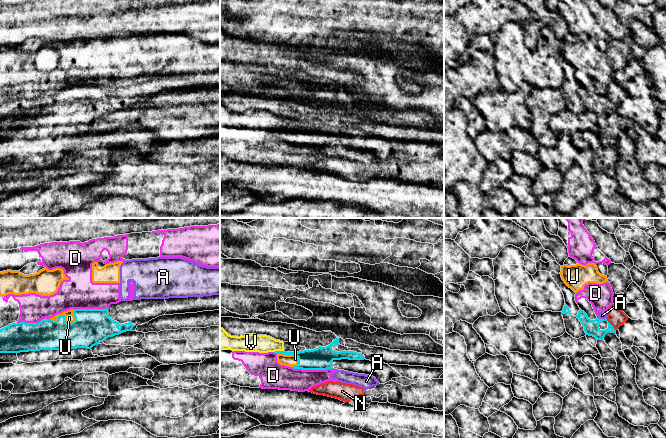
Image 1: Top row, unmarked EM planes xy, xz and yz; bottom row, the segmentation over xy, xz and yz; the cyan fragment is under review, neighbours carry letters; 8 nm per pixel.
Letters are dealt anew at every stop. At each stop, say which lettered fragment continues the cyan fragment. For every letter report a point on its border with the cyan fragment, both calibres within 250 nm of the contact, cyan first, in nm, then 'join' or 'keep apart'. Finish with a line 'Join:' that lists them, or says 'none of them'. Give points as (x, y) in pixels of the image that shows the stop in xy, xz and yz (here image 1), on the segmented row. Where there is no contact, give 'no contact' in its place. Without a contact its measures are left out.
A: meets cyan in yz at (604, 319); 130 nm thick on the cyan side, 60 nm on the other; keep apart
D: meets cyan in xz at (312, 369); 180 nm thick on the cyan side, 200 nm on the other; keep apart
N: meets cyan in yz at (611, 325); 130 nm thick on the cyan side, 150 nm on the other; join
U: meets cyan in xy at (64, 320); 280 nm thick on the cyan side, 80 nm on the other; keep apart
V: meets cyan in xz at (278, 351); 160 nm thick on the cyan side, 140 nm on the other; keep apart
Join: N

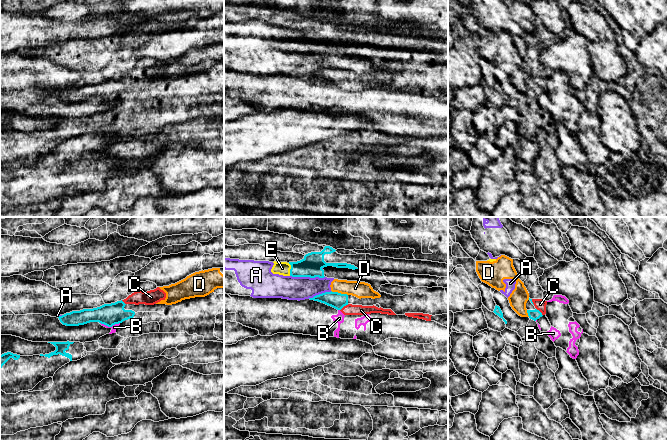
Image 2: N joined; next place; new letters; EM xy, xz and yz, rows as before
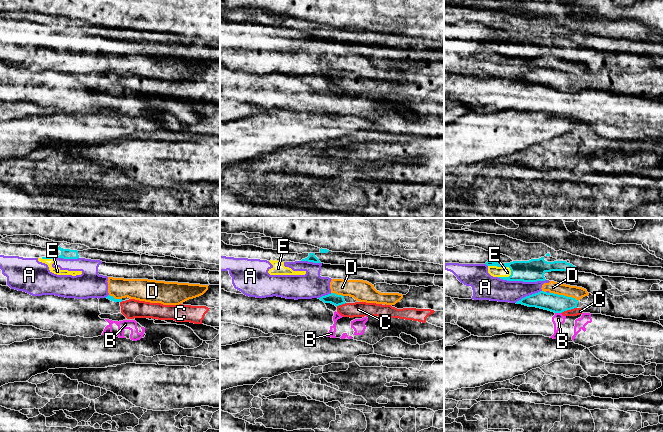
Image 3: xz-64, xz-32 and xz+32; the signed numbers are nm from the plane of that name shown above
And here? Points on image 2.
A: meets cyan in xz at (307, 276); 180 nm thick on the cyan side, 190 nm on the other; keep apart
B: meets cyan in xy at (110, 326); 180 nm thick on the cyan side, 50 nm on the other; keep apart
C: meets cyan in xz at (344, 305); 130 nm thick on the cyan side, 90 nm on the other; join
D: meets cyan in xz at (339, 293); 130 nm thick on the cyan side, 130 nm on the other; keep apart
E: meets cyan in xz at (290, 269); 180 nm thick on the cyan side, 110 nm on the other; keep apart
Join: C

